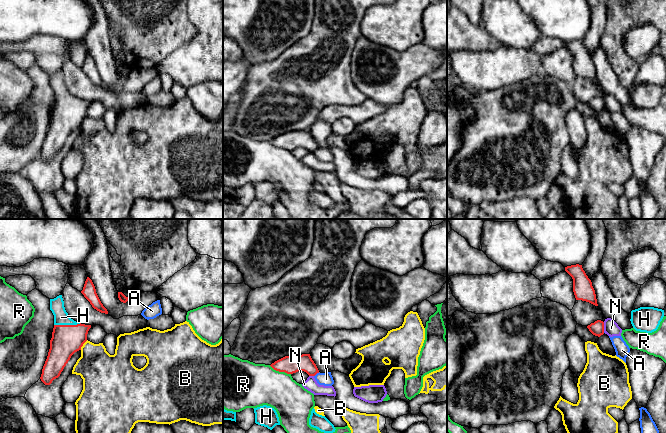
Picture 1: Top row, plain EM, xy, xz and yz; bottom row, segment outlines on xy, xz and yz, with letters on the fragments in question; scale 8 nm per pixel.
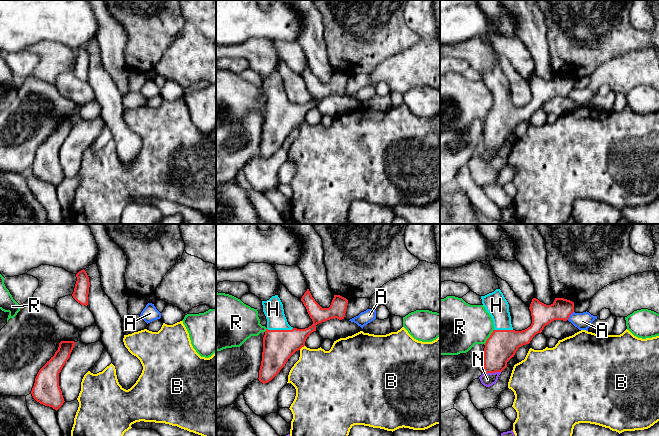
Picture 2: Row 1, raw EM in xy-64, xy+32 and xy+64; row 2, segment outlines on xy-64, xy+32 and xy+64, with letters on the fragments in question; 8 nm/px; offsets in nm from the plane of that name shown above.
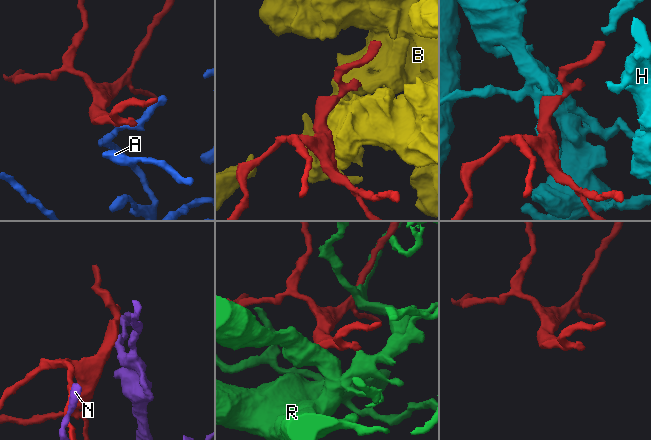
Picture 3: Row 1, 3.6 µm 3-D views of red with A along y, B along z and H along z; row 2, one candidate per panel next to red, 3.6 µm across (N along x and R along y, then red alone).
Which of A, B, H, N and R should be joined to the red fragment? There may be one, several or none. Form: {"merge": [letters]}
{"merge": ["H"]}

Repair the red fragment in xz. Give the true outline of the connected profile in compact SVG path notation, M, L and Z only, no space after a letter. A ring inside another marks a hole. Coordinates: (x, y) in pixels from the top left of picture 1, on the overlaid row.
M310 354L285 356L270 365L274 370L293 374L304 371L309 376L315 376L319 370Z

